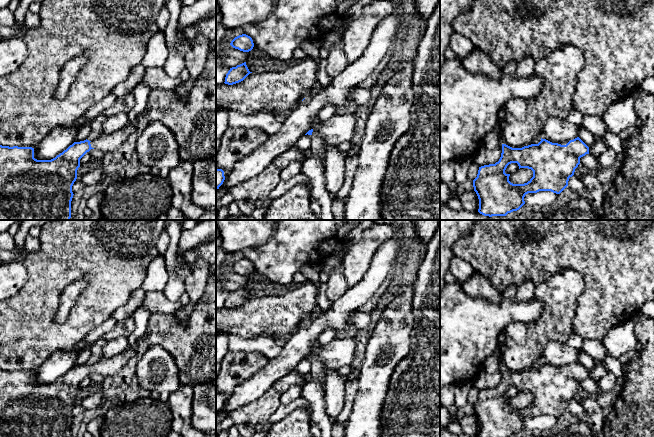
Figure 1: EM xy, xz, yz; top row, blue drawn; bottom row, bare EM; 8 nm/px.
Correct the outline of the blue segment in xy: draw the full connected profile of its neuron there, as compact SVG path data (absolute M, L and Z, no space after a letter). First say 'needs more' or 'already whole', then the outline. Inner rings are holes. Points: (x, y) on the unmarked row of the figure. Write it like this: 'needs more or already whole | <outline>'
needs more | M146 334L120 354L101 357L93 365L74 366L51 384L34 382L34 372L0 369L0 437L71 437L72 410L77 403L80 383L91 373L113 377L135 355Z

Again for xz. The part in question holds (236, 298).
already whole | M244 286L236 291L230 292L226 298L224 307L228 309L239 307L243 305L250 297L252 296L249 295L246 286Z

